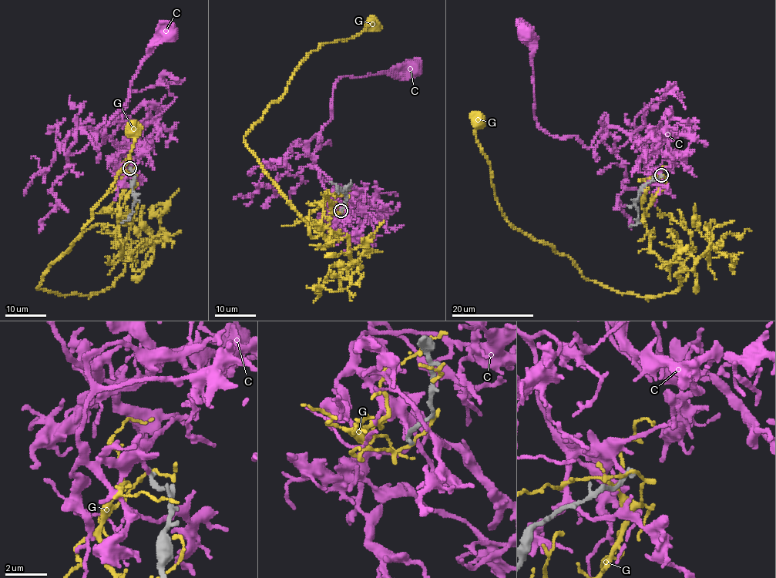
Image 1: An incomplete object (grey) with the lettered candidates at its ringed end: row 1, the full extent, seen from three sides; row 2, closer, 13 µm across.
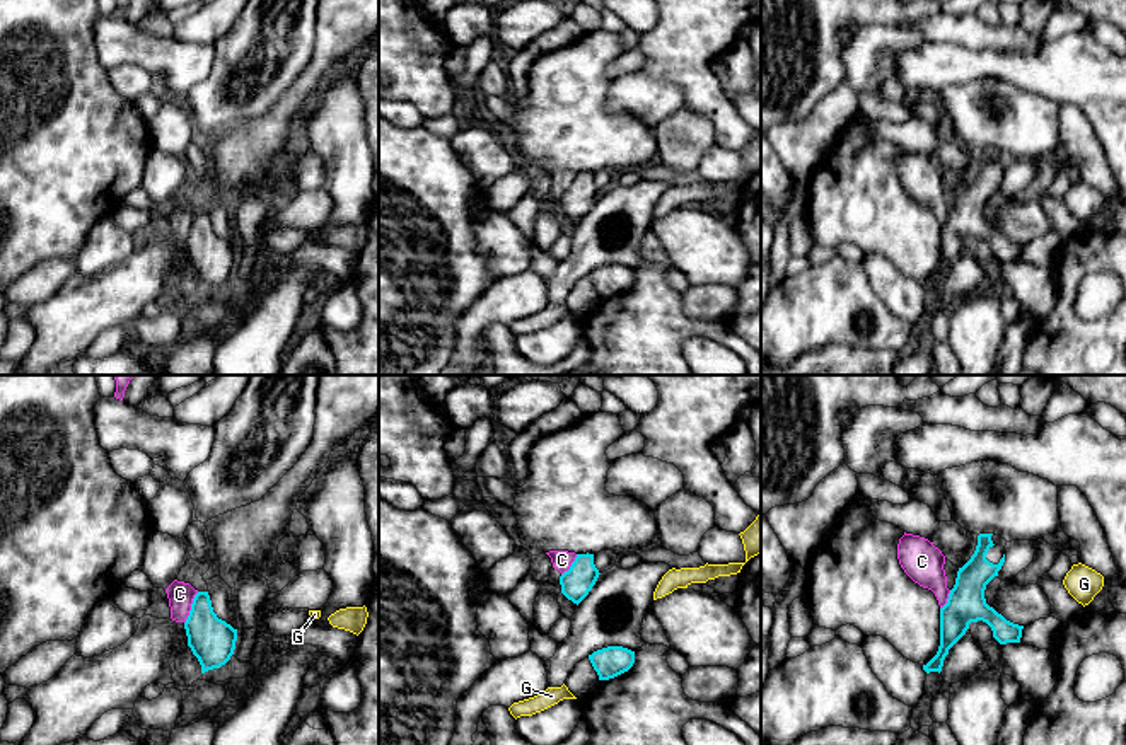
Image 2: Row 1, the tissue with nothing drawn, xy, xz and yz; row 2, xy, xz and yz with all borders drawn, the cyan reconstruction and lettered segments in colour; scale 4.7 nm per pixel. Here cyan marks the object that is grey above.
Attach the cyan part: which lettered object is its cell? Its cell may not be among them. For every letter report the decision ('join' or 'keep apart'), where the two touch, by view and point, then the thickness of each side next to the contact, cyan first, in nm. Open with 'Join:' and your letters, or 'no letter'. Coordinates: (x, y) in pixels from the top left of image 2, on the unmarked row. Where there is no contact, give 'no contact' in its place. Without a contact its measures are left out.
Join: no letter
C: keep apart; contact xy (191, 225); calibres 220 and 120 nm
G: keep apart; no contact

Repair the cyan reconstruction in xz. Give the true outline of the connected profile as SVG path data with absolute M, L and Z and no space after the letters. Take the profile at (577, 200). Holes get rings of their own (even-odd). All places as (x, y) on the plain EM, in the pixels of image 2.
M577 172L570 188L560 194L561 211L578 223L595 203L599 193L594 172Z

